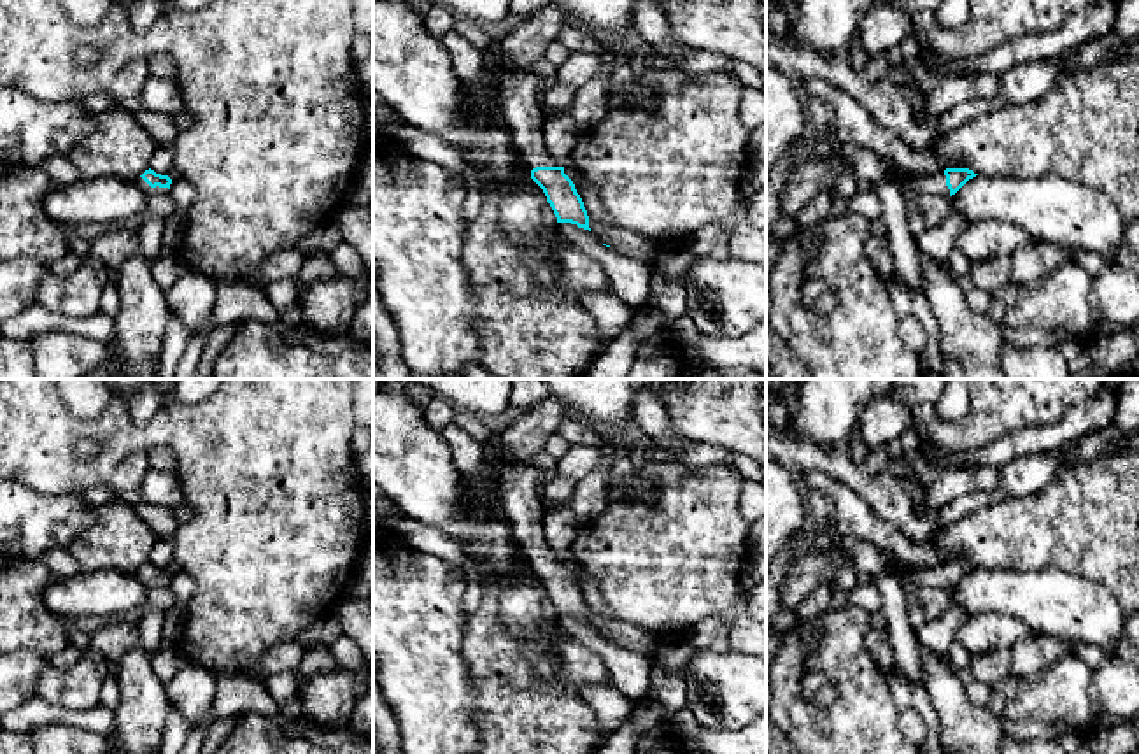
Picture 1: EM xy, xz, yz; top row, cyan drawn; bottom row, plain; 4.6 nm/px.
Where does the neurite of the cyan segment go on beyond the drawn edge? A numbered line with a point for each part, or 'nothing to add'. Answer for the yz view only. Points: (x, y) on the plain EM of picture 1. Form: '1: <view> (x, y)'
1: yz (934, 576)

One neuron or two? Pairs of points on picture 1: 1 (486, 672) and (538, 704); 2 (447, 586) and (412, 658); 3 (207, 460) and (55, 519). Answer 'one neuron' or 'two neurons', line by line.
1: one neuron
2: one neuron
3: two neurons

